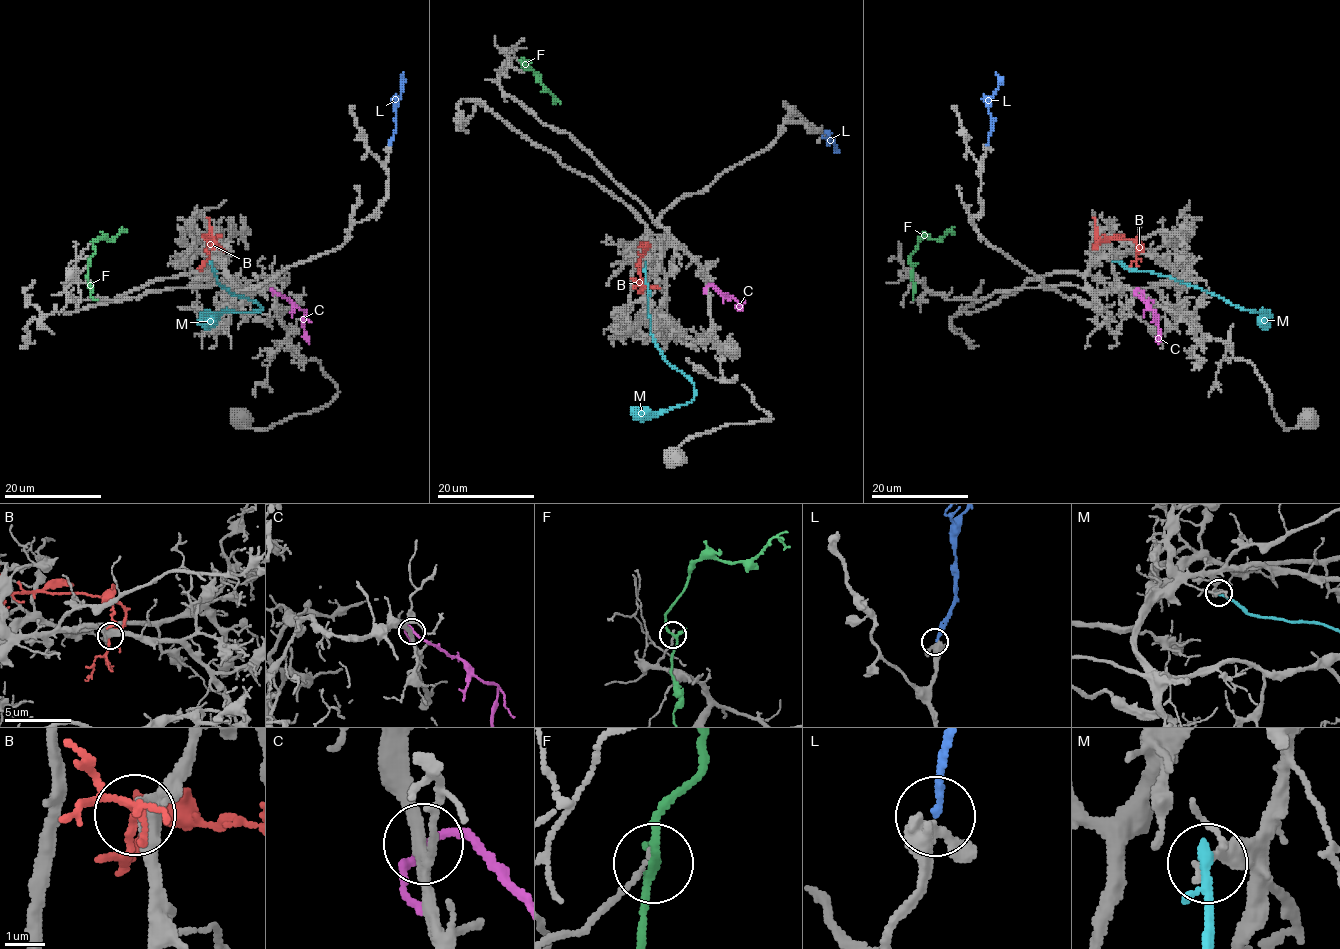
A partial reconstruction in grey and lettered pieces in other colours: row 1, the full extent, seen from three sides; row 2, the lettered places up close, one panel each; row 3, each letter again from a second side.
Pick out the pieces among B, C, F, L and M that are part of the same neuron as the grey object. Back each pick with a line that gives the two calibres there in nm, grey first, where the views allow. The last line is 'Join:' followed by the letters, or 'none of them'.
L: calibres 380 and 180 nm
Join: L

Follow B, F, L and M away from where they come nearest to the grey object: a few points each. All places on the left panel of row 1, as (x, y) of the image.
B: (208, 254), (207, 218)
F: (89, 265), (95, 253), (93, 243), (99, 238), (113, 238), (121, 230), (120, 234)
L: (388, 145), (395, 129), (395, 102), (400, 97), (402, 72)
M: (212, 260), (219, 285), (234, 294), (247, 297), (261, 309), (248, 312), (208, 312), (198, 323)

